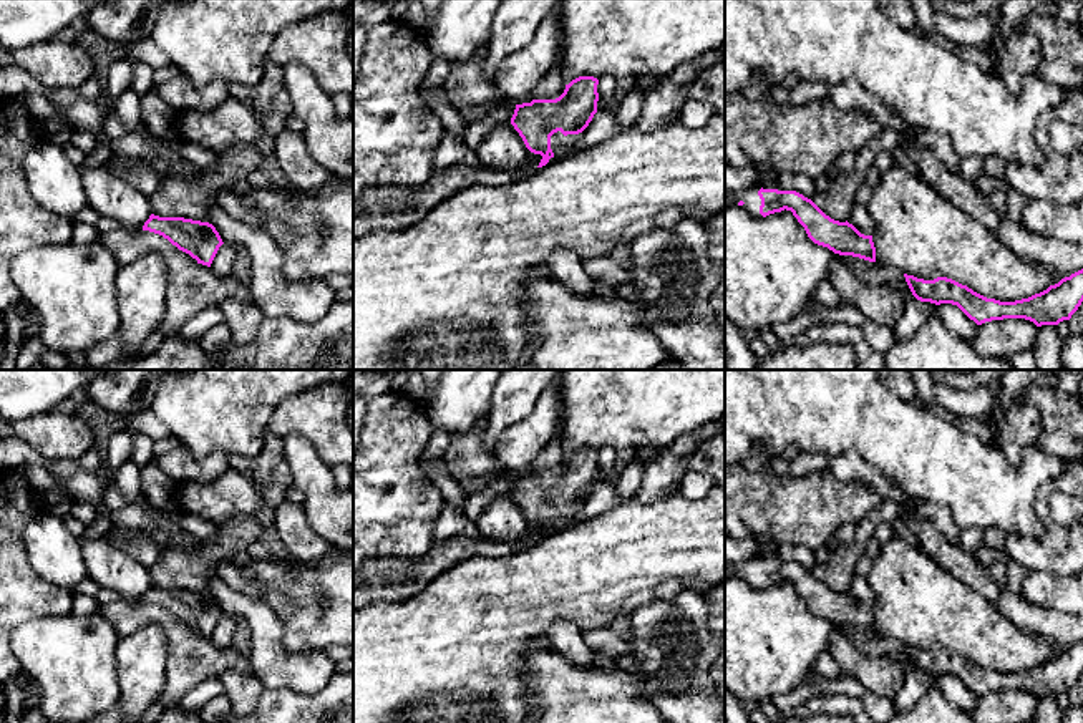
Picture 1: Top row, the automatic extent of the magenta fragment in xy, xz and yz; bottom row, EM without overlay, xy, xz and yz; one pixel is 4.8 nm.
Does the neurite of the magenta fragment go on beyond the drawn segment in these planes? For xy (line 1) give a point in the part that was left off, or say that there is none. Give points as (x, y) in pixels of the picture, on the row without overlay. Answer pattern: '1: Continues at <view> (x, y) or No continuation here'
1: No continuation here

